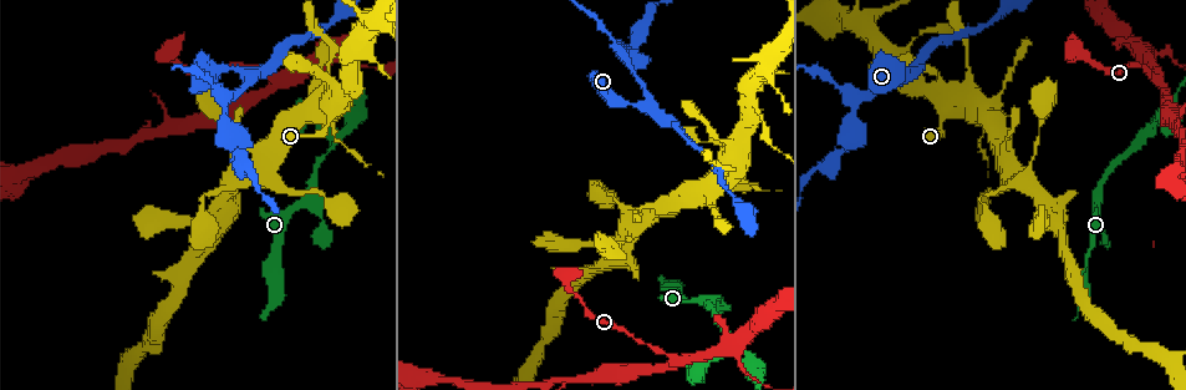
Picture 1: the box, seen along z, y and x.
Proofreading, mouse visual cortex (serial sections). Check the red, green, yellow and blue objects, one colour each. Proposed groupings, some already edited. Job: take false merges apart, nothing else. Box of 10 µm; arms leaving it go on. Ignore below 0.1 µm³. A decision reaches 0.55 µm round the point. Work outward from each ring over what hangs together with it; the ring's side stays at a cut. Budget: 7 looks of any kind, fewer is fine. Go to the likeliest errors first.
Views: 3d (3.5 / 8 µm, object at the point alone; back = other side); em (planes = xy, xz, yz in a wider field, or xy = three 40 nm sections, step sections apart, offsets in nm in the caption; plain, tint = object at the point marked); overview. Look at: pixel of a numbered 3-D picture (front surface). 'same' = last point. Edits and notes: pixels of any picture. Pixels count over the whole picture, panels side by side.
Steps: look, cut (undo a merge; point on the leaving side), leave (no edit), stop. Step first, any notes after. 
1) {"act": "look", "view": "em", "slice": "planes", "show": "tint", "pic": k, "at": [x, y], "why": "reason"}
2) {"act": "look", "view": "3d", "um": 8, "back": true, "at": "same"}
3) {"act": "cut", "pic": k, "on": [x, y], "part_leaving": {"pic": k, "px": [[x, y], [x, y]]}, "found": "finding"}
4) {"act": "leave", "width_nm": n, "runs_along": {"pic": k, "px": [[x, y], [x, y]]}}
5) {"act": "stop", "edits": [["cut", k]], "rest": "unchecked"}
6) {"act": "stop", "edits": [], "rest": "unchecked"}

{"act": "look", "view": "3d", "um": 3.5, "back": true, "pic": 1, "at": [645, 102], "why": "three arms meet"}

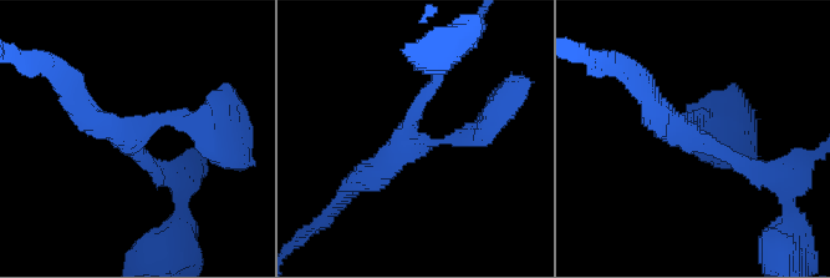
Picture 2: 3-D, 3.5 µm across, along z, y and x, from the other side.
{"act": "look", "view": "em", "slice": "xy", "step": 5, "show": "tint", "pic": 2, "at": [692, 138], "arms": 3, "arm_widths_nm": [200, 300, 350]}

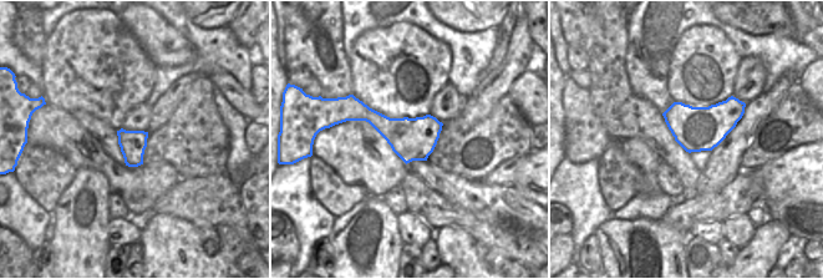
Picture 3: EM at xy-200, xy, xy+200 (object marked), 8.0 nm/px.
{"act": "leave", "runs_along": {"pic": 2, "px": [[207, 124], [157, 120], [131, 136], [157, 170]]}, "found": "continuous, no second cell"}

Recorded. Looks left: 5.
{"act": "look", "view": "3d", "um": 3.5, "back": true, "pic": 1, "at": [670, 362], "why": "three-way junction"}

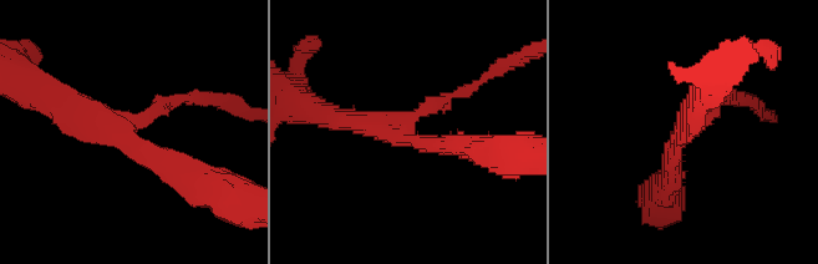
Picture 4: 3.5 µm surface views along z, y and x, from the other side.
{"act": "look", "view": "em", "slice": "xy", "step": 1, "show": "tint", "pic": 4, "at": [125, 126], "arms": 3, "arm_widths_nm": [150, 250, 250], "why": "shape alone is not enough"}

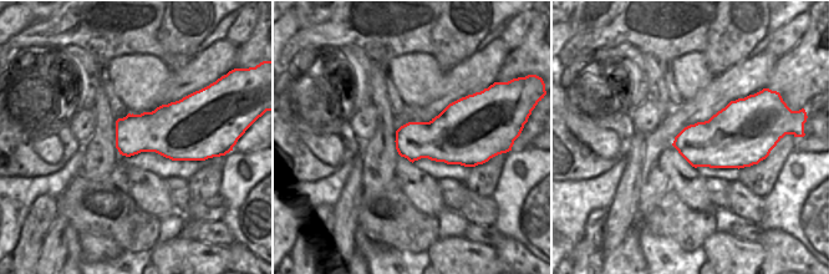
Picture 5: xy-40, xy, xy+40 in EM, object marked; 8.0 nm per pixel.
{"act": "leave", "width_nm": 360, "runs_along": {"pic": 4, "px": [[728, 97], [680, 136], [671, 171]]}, "found": "all the same cell"}

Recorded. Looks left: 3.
{"act": "look", "view": "3d", "um": 8, "pic": 1, "at": [919, 33], "why": "narrows sharply"}

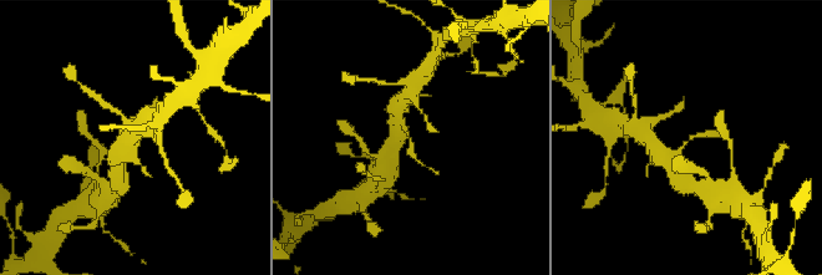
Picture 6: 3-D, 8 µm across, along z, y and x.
{"act": "look", "view": "3d", "um": 3.5, "at": "same", "why": "closer look"}

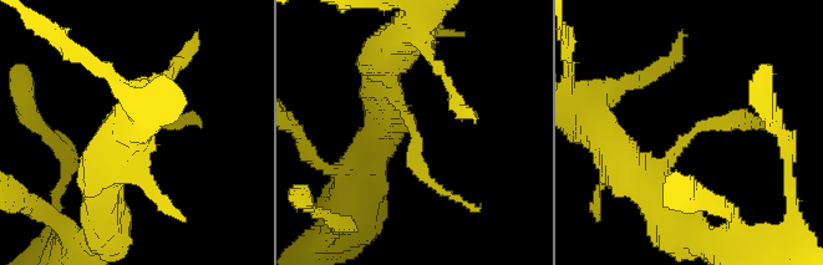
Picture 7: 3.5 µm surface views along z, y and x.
{"act": "look", "view": "em", "slice": "xy", "step": 2, "show": "tint", "pic": 7, "at": [690, 131], "why": "shape alone is not enough"}

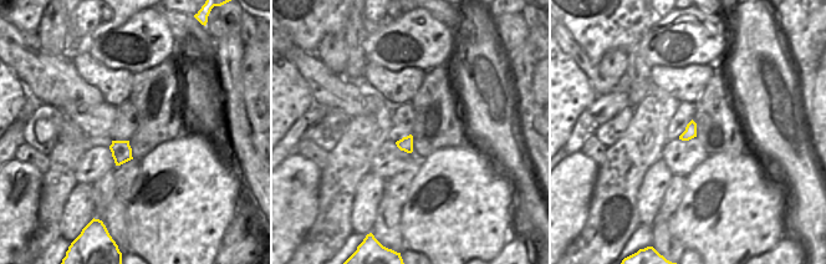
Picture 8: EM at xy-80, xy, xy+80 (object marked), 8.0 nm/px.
{"act": "leave", "width_nm": 110, "runs_along": {"pic": 7, "px": [[648, 194], [692, 132], [760, 125]]}, "found": "continuous, no second cell"}

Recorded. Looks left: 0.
{"act": "stop", "edits": [], "rest": "unchecked"}

